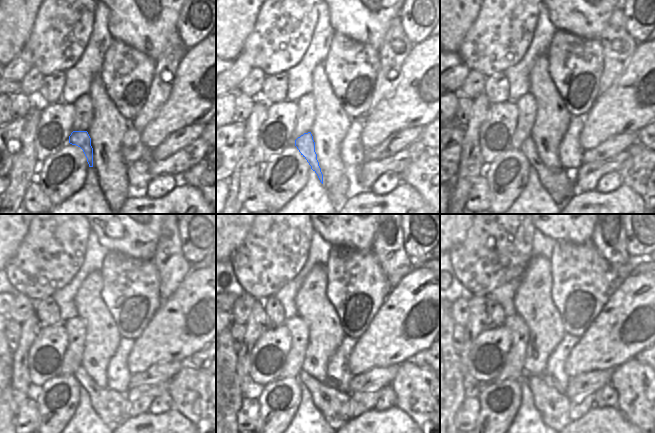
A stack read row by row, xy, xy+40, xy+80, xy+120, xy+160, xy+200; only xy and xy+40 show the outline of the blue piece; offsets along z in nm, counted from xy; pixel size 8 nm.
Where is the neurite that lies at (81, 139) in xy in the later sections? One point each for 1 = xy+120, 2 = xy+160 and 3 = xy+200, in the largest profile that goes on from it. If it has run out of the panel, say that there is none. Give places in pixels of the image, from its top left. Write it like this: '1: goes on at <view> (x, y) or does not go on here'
1: goes on at xy+120 (111, 406)
2: goes on at xy+160 (334, 405)
3: goes on at xy+200 (553, 406)

